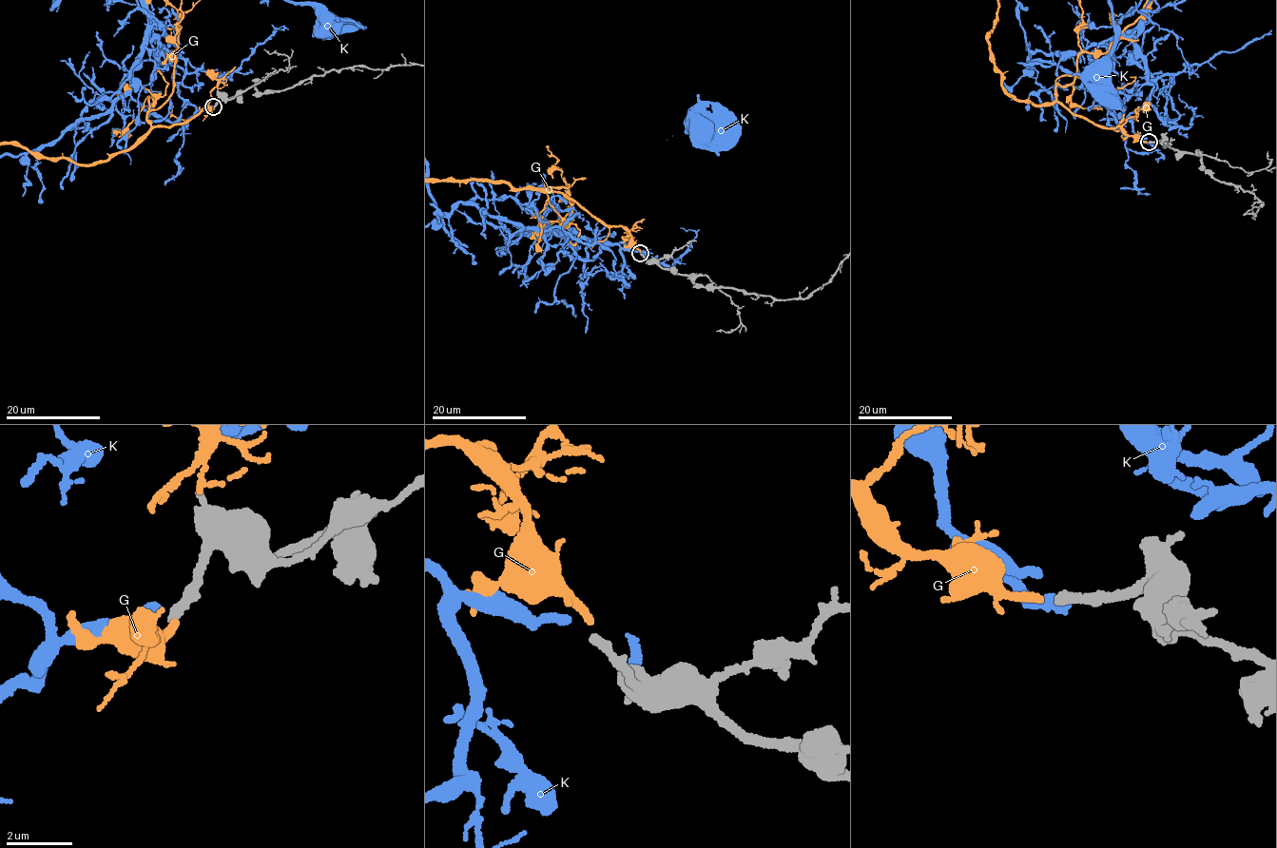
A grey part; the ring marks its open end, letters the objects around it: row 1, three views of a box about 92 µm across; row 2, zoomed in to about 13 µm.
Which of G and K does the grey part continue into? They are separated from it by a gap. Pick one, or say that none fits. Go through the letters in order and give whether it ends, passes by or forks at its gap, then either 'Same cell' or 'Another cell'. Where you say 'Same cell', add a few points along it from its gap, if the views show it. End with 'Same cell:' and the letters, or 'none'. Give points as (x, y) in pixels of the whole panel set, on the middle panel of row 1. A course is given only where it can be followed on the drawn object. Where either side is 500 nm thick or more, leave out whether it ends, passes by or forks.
G: It ends there. Same cell
K: It ends there. Another cell
Same cell: G

